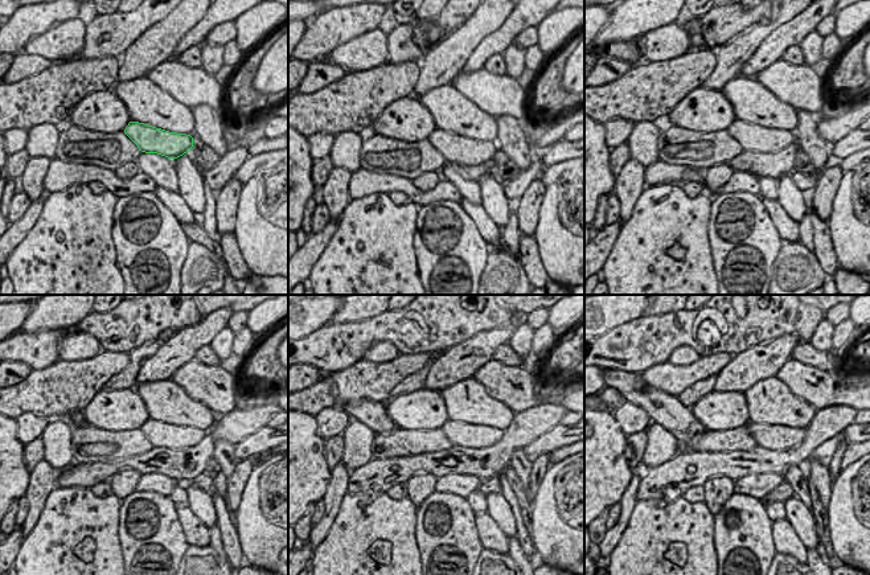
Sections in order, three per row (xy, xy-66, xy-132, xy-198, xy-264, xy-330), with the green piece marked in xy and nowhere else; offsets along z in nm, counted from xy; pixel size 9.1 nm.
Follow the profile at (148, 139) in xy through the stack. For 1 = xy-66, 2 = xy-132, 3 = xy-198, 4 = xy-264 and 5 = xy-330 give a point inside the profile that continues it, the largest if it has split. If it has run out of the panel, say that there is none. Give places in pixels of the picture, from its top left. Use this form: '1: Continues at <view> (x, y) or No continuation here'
1: Continues at xy-66 (456, 143)
2: Continues at xy-132 (767, 140)
3: Continues at xy-198 (172, 436)
4: Continues at xy-264 (460, 434)
5: Continues at xy-330 (772, 436)

